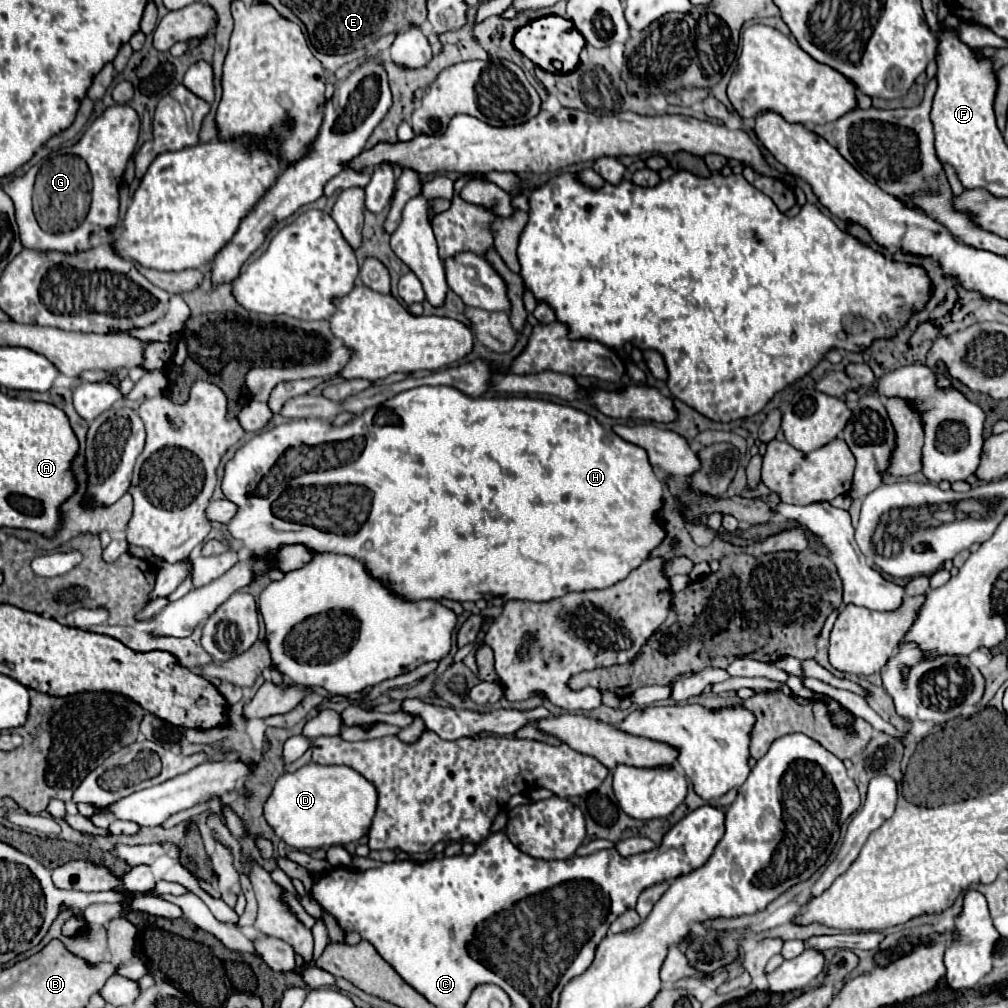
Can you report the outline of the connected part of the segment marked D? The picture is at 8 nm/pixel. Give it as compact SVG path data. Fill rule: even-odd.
M309 762L293 774L283 774L275 786L271 796L265 802L265 820L273 828L273 832L291 848L329 848L329 846L345 846L349 842L359 842L361 836L367 834L371 820L377 808L377 790L365 780L359 772L349 766L321 766Z

